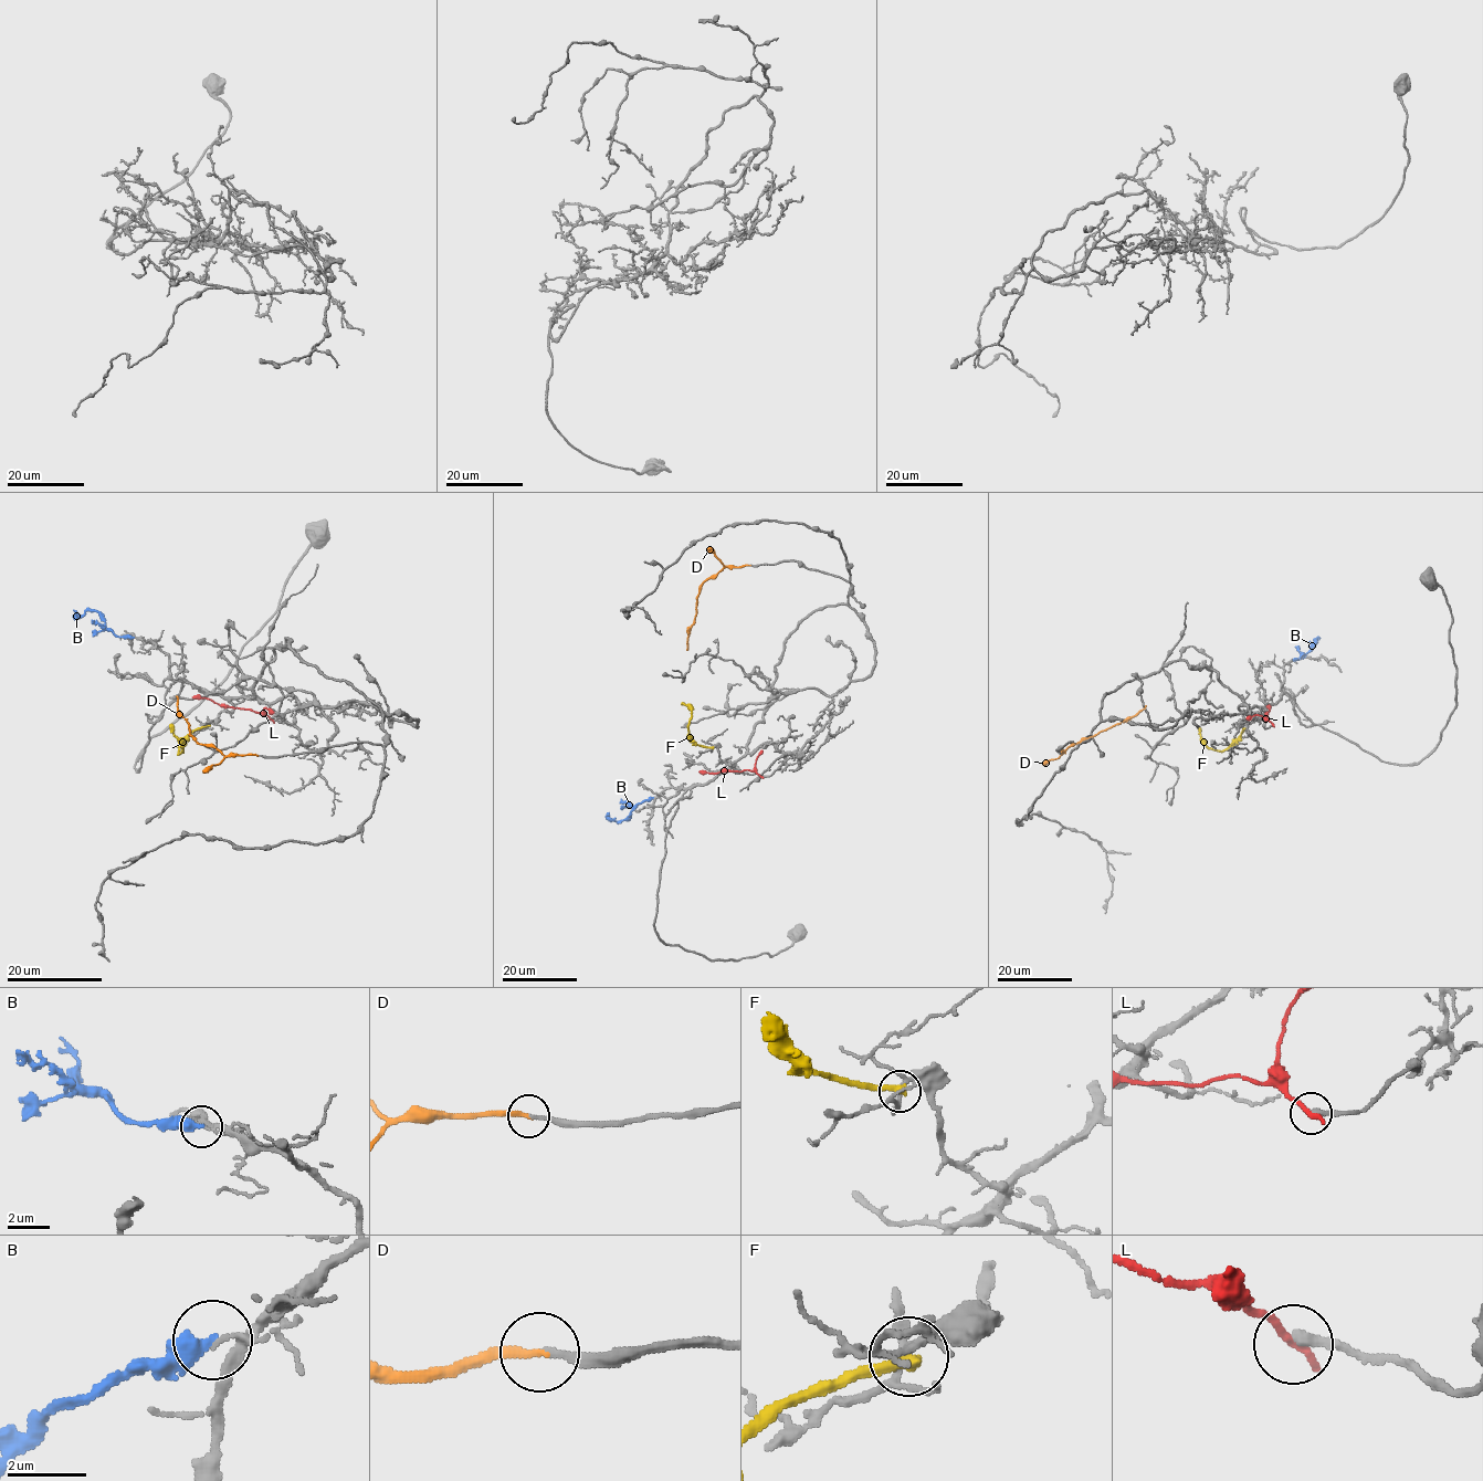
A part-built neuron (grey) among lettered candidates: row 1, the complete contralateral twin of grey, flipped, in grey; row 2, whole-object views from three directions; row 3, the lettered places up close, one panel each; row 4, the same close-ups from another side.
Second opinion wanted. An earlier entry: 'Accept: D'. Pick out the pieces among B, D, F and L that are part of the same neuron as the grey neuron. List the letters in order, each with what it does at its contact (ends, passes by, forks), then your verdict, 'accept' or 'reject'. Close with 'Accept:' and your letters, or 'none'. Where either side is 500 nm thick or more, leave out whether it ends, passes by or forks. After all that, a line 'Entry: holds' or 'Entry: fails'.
B: it ends there; reject
D: it ends there; accept
F: it ends there; reject
L: it ends there; reject
Accept: D
Entry: holds

